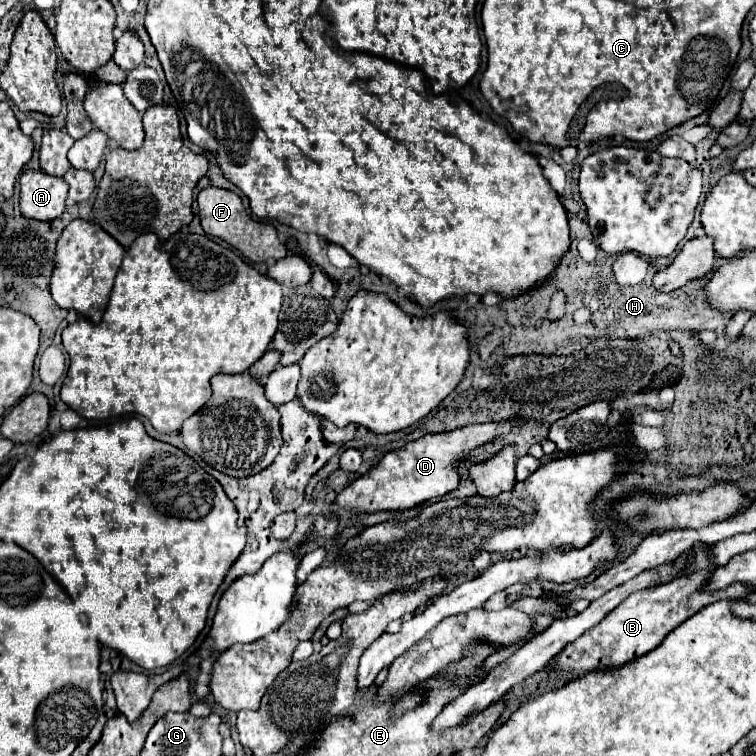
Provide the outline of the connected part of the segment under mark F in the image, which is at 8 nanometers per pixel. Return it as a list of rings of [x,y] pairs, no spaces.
[[[209,186],[199,192],[197,204],[199,204],[199,218],[201,218],[201,226],[203,226],[205,234],[225,240],[229,246],[237,248],[251,262],[265,262],[269,258],[279,260],[287,254],[285,246],[277,238],[277,230],[267,222],[259,222],[259,220],[249,218],[249,214],[243,208],[241,198],[235,192]]]

